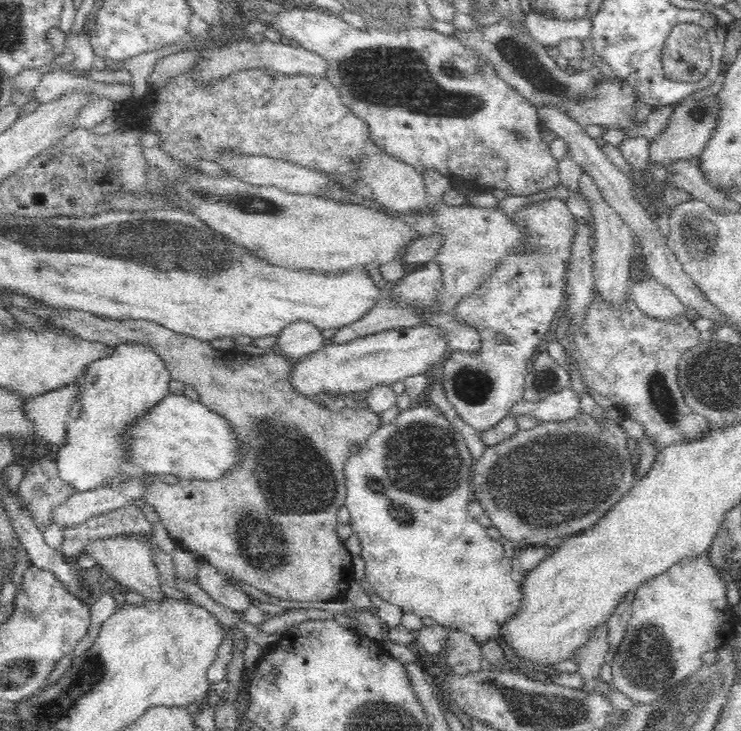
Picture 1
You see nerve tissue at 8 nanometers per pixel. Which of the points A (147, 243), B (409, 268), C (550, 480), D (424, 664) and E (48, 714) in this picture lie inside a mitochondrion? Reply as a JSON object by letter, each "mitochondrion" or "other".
{"A":"mitochondrion","B":"other","C":"mitochondrion","D":"other","E":"mitochondrion"}

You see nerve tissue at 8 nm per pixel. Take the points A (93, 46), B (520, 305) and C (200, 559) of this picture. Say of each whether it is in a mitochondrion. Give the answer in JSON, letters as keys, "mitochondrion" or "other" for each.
{"A":"other","B":"other","C":"other"}

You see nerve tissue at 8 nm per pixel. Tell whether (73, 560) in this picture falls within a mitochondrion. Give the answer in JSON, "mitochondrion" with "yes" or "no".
{"mitochondrion":"no"}

